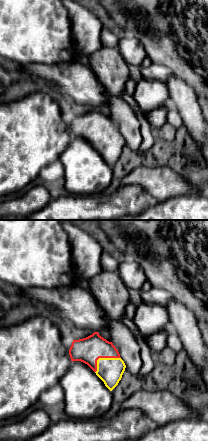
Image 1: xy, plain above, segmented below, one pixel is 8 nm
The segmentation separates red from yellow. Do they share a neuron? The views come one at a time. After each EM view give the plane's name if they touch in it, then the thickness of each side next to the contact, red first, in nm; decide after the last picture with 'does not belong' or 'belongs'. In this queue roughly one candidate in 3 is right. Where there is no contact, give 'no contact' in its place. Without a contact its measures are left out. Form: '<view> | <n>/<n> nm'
xy | 220/200 nm

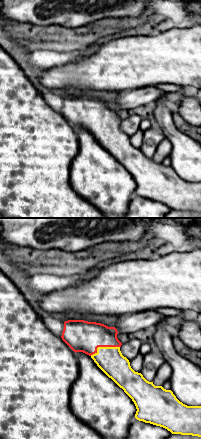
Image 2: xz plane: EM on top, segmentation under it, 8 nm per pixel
xz | 260/220 nm

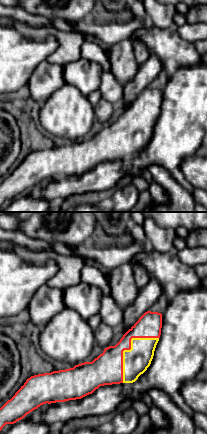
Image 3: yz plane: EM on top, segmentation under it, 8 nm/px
yz | 260/200 nm

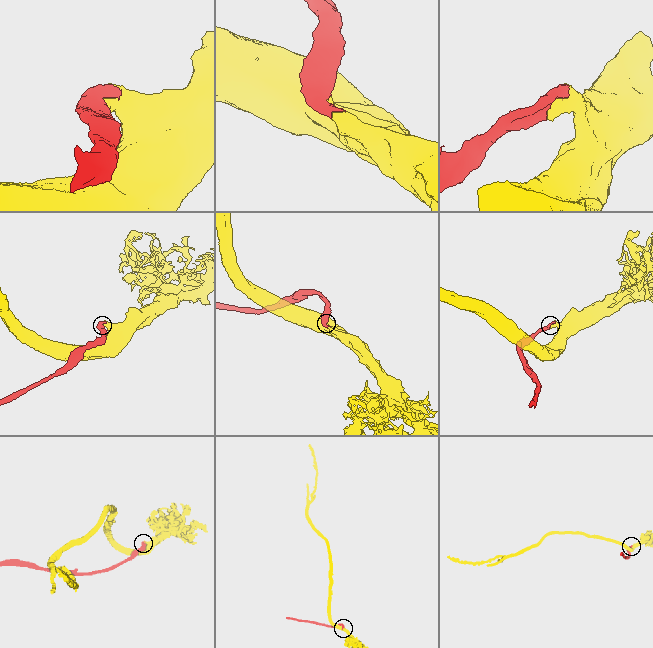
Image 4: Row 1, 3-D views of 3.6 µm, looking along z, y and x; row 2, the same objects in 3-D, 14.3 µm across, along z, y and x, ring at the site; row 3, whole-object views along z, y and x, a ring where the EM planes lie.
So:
belongs

